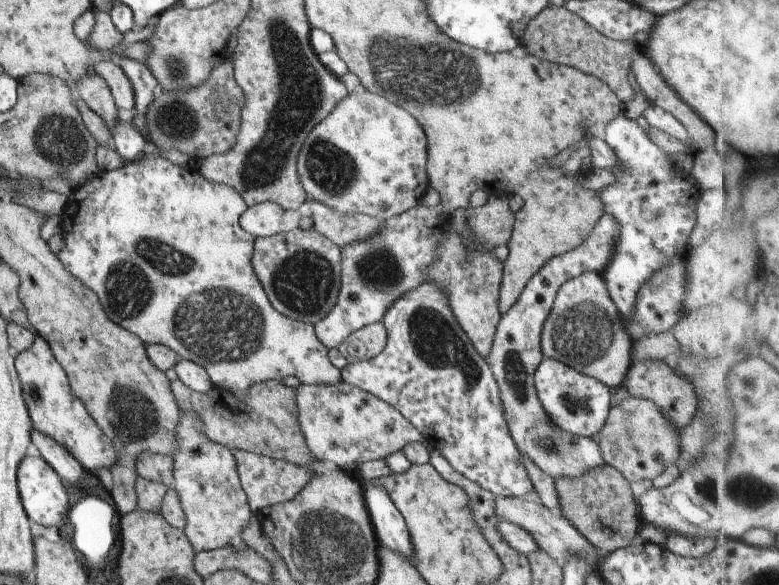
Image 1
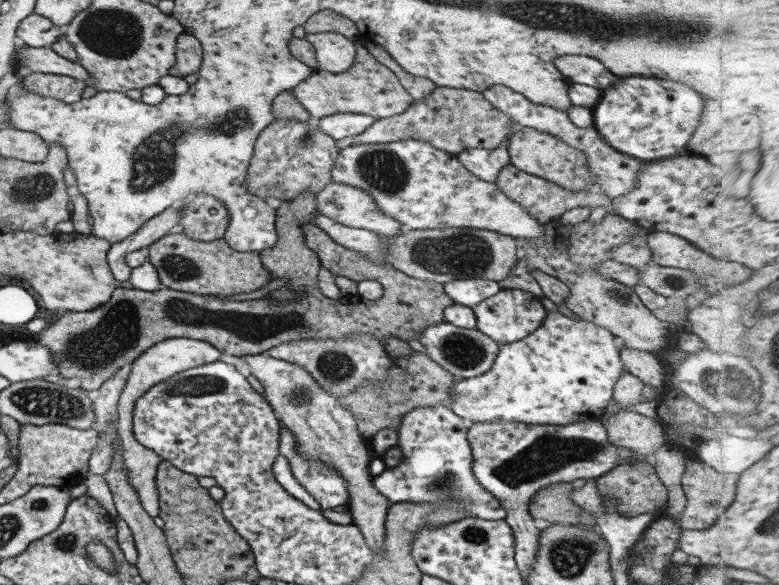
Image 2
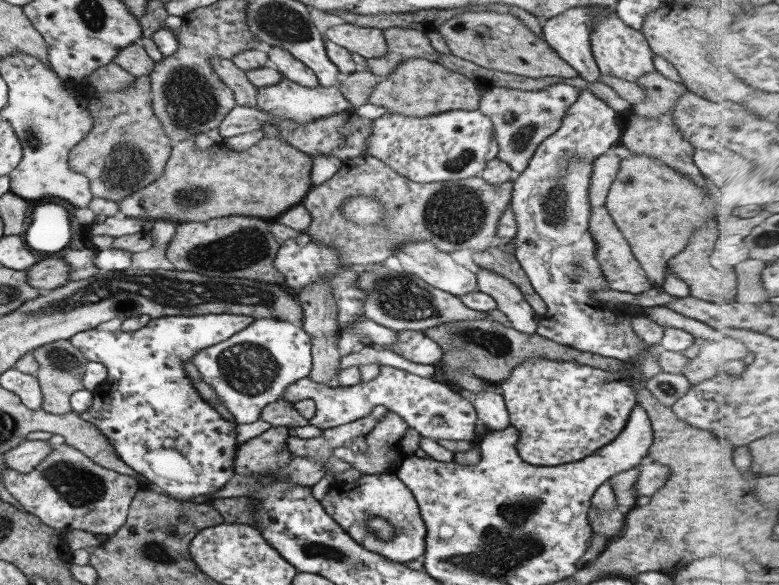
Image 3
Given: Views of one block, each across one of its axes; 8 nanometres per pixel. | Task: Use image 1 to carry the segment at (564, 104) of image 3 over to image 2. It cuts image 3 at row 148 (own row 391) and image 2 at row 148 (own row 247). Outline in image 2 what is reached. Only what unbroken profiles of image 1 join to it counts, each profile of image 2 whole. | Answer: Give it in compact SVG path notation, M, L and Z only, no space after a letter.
M493 84L493 86L484 90L482 95L499 112L511 118L517 127L529 127L530 129L552 134L553 137L563 141L565 145L575 147L575 149L581 151L585 155L587 169L593 173L593 184L598 192L603 192L611 199L614 199L617 196L627 194L629 190L633 190L633 186L637 186L637 183L635 183L637 182L637 174L648 162L617 152L601 138L601 135L593 126L579 128L571 124L571 121L563 111L550 106L533 104L529 102L529 99L525 99L521 94L507 88L507 86Z

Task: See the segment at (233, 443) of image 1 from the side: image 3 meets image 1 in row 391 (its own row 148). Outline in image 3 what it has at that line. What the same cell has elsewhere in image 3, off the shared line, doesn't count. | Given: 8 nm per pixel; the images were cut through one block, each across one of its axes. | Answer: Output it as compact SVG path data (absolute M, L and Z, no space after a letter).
M265 135L261 140L258 140L250 146L248 149L241 150L237 152L235 150L229 150L224 143L216 143L213 146L209 146L207 150L197 150L193 146L191 138L187 138L182 141L176 141L171 147L171 152L169 158L167 159L166 165L164 166L164 171L161 173L161 176L157 177L153 182L147 184L137 190L133 194L123 197L121 201L118 202L119 212L126 217L140 218L148 223L155 219L171 219L171 221L177 221L178 223L184 222L203 222L212 218L222 217L222 216L235 216L235 215L245 215L246 217L259 217L265 220L276 219L283 211L293 207L294 205L299 205L301 199L305 196L305 193L310 189L311 180L310 180L310 170L311 170L311 156L306 155L304 152L293 148L285 141L280 141L278 138L269 138Z

